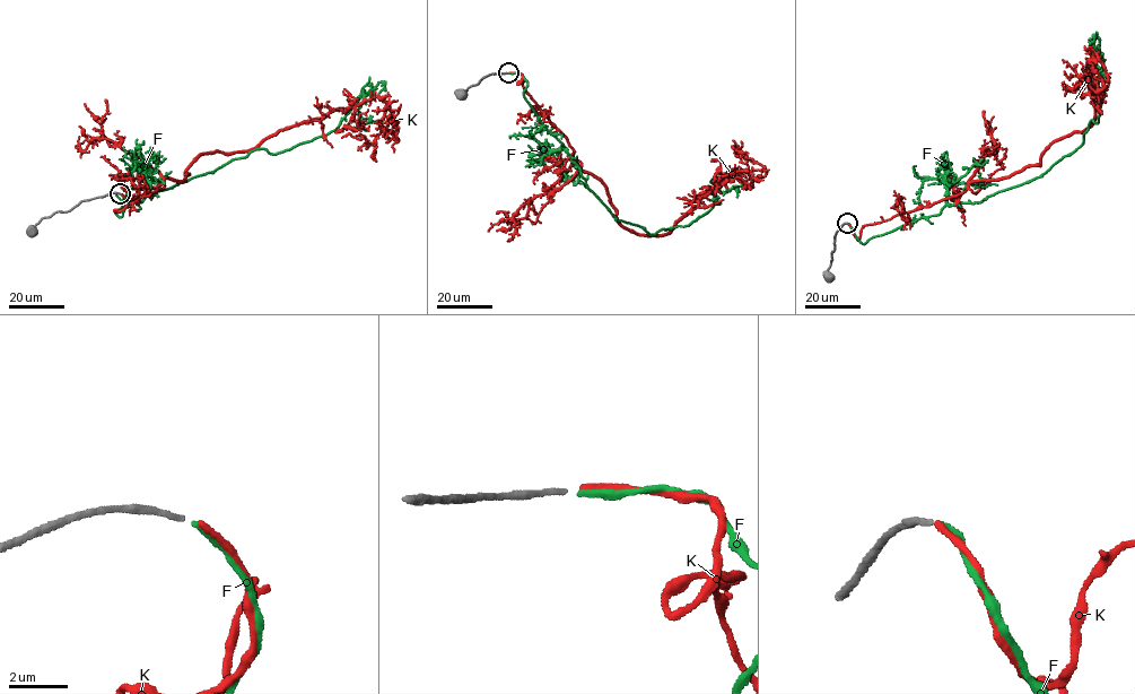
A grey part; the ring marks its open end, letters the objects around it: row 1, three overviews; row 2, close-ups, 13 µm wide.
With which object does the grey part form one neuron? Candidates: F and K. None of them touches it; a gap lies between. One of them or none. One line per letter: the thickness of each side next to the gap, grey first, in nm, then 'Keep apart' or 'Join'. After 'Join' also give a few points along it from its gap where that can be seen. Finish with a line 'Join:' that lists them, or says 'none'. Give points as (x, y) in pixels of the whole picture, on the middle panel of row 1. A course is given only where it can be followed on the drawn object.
F: Thickness 180 nm (grey) against 240 nm. Join. Its course: (509, 72), (522, 74), (542, 124), (618, 220), (654, 235), (689, 225), (717, 204), (715, 188), (744, 183)
K: Thickness 180 nm (grey) against 200 nm. Keep apart
Join: F

